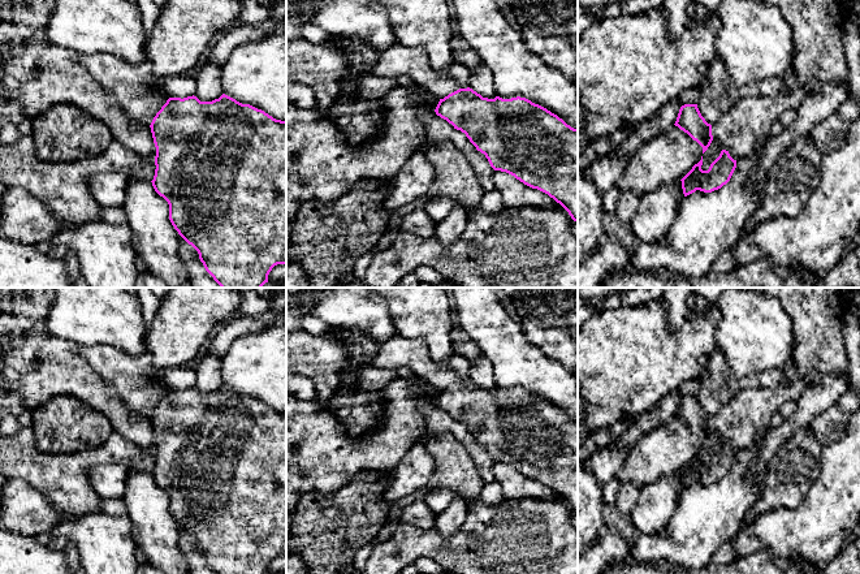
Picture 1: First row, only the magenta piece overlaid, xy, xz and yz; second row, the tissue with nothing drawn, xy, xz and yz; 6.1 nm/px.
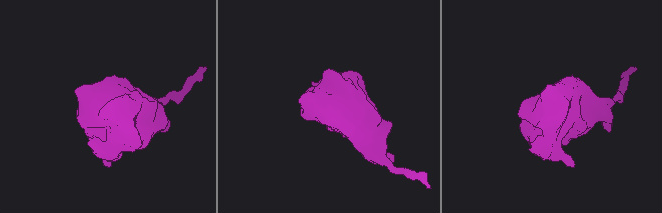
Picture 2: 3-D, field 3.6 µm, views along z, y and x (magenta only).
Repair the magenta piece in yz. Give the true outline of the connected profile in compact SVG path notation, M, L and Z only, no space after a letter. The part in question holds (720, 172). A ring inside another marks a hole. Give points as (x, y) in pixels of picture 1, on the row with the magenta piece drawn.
M722 150L708 171L703 171L701 165L703 156L701 160L680 180L684 197L696 190L712 193L721 189L730 181L736 168L736 160L730 156L729 151Z

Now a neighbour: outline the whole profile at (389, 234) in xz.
M388 225L384 229L384 234L377 239L375 246L370 250L373 255L386 250L397 237L399 229L390 229Z

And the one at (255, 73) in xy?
M286 31L237 47L221 66L222 94L286 121Z

